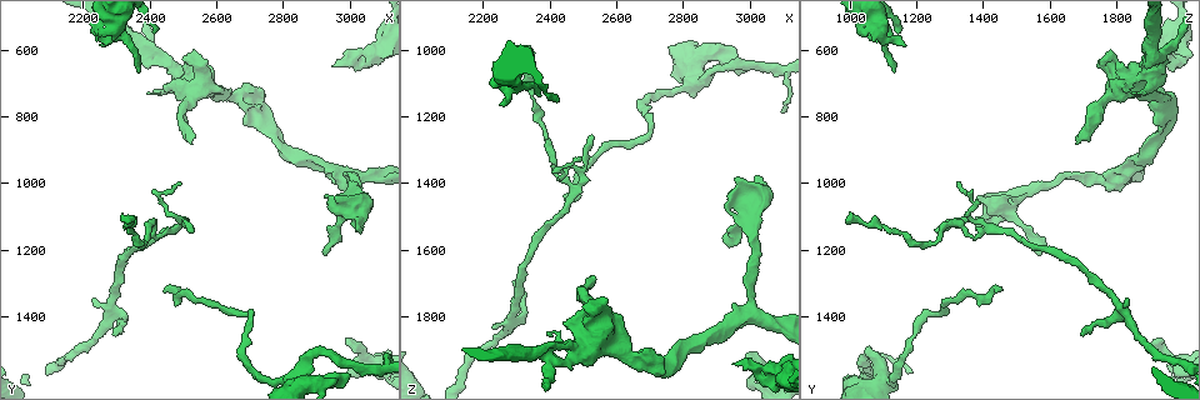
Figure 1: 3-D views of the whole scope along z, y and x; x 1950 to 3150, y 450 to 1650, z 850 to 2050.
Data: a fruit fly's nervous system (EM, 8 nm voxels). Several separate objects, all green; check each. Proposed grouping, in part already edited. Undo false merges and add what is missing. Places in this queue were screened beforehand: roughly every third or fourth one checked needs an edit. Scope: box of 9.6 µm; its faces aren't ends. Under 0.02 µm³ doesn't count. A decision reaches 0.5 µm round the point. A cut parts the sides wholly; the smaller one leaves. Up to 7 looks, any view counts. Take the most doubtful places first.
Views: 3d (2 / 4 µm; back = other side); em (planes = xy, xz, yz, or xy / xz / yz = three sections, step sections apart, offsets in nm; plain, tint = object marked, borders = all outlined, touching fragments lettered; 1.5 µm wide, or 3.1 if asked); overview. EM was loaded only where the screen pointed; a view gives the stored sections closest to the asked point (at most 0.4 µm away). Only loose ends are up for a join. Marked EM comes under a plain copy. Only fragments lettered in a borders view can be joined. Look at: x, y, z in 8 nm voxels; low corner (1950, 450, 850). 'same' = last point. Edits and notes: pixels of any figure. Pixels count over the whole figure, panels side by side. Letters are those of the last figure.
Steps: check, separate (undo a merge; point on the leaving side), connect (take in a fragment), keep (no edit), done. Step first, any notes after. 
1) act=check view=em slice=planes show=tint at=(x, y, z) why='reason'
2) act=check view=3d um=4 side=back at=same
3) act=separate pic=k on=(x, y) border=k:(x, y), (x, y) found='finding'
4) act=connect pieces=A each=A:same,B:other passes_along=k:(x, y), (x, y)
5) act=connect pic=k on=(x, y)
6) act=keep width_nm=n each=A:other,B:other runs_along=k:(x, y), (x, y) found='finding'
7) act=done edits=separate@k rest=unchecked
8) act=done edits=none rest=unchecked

act=check view=em slice=planes show=borders at=(2250, 590, 1160)

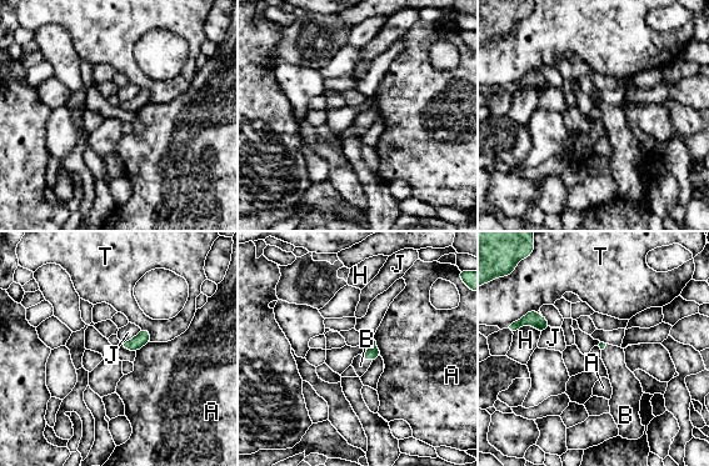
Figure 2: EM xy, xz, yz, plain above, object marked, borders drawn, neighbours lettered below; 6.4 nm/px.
act=connect pieces=B each=A:other,B:same,H:other,J:other,T:other passes_along=2:(372, 354), (365, 359), (360, 365) found='it goes on there'

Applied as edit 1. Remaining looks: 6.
act=check view=overview

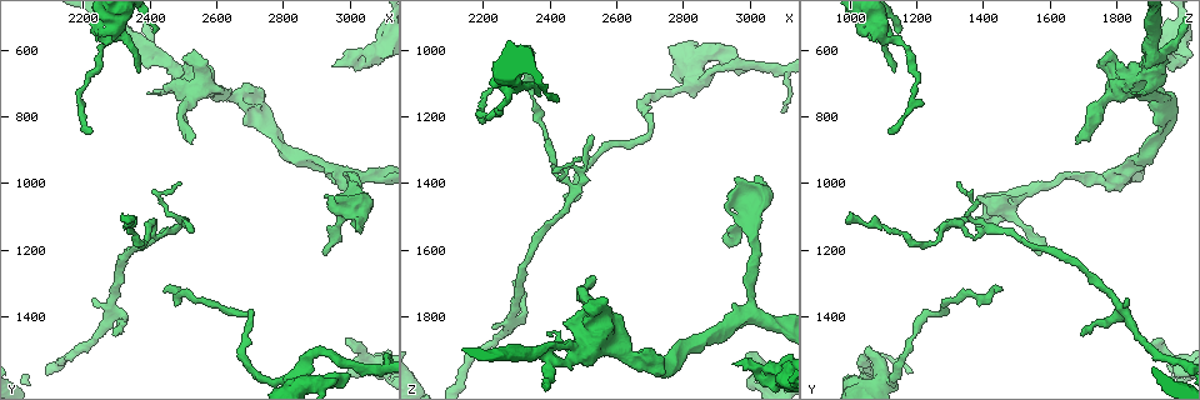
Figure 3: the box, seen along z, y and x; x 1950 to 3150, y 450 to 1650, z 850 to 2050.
act=check view=3d um=4 at=(2960, 640, 1950) why='free end'

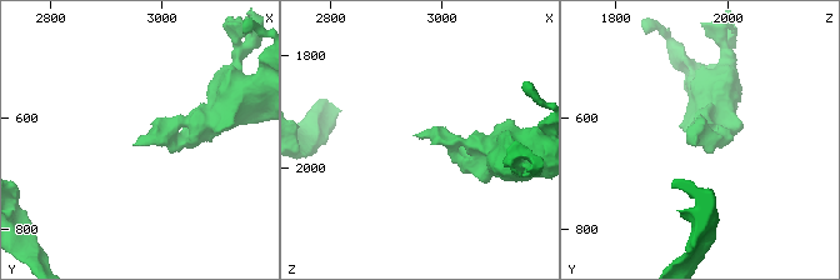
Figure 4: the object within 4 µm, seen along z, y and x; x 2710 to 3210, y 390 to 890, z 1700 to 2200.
act=check view=em slice=planes show=borders at=(2960, 655, 1945) why='need the tissue'

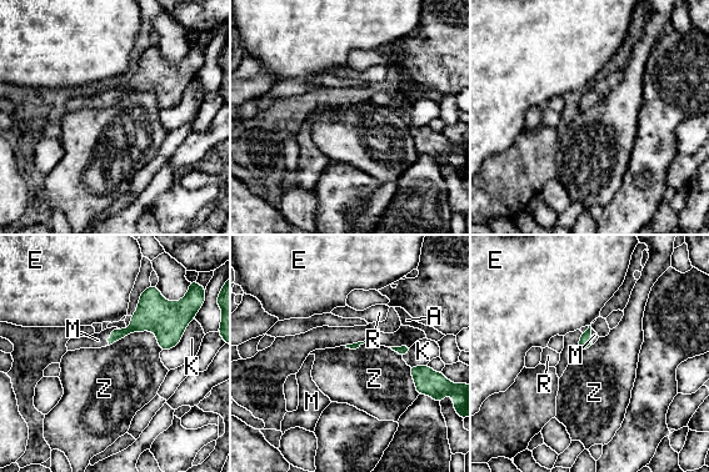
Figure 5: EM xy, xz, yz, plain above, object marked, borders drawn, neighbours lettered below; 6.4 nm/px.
act=connect pieces=M each=A:other,E:other,K:other,M:same,R:other,Z:other passes_along=5:(145, 319), (111, 335), (98, 340) found='the neuron continues'

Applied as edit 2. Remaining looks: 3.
act=check view=overview

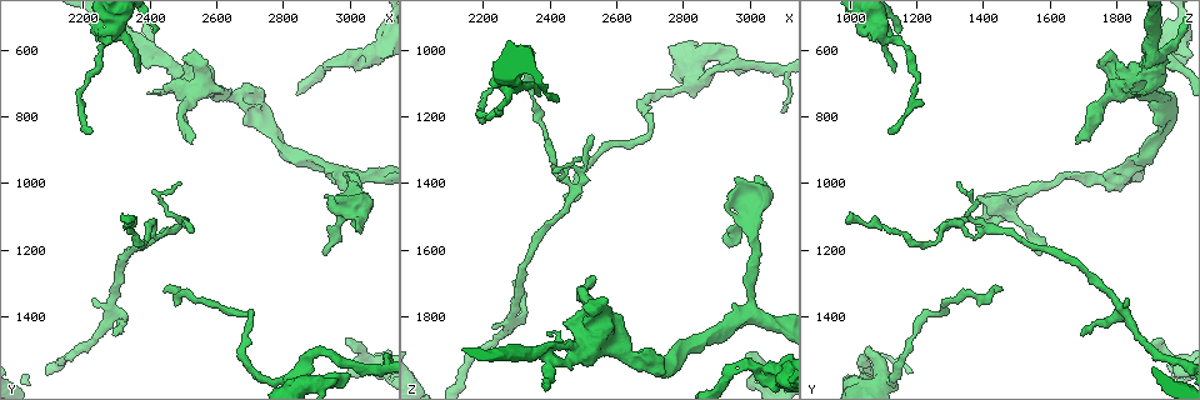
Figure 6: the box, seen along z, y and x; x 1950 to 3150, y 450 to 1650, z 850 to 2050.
act=check view=em slice=planes show=borders at=(2310, 1090, 1000) why='tapers out'

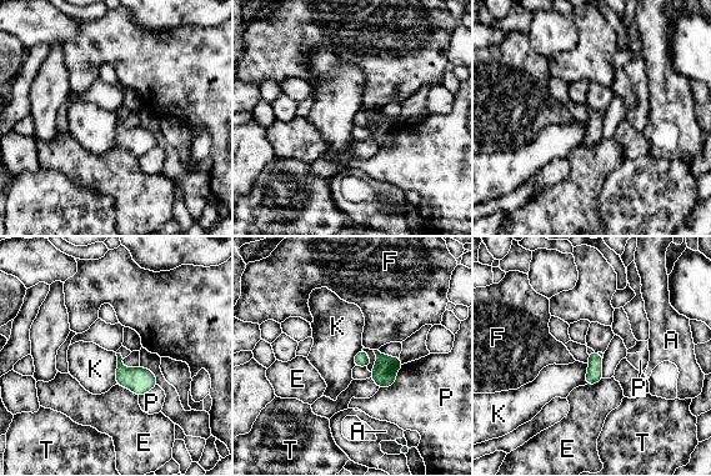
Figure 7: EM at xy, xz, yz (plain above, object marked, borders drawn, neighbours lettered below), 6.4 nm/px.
act=keep longest_contact=P:240nm each=A:other,E:other,F:other,K:other,P:other,T:other border=7:(115, 354), (118, 384) found='none of them fits'

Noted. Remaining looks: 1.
act=done edits=connect@2,connect@5 rest=unchecked

